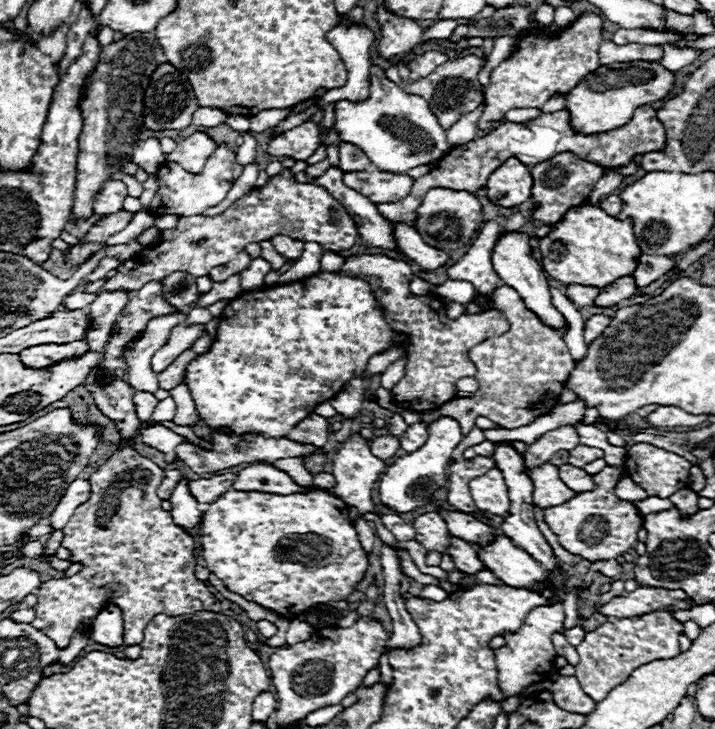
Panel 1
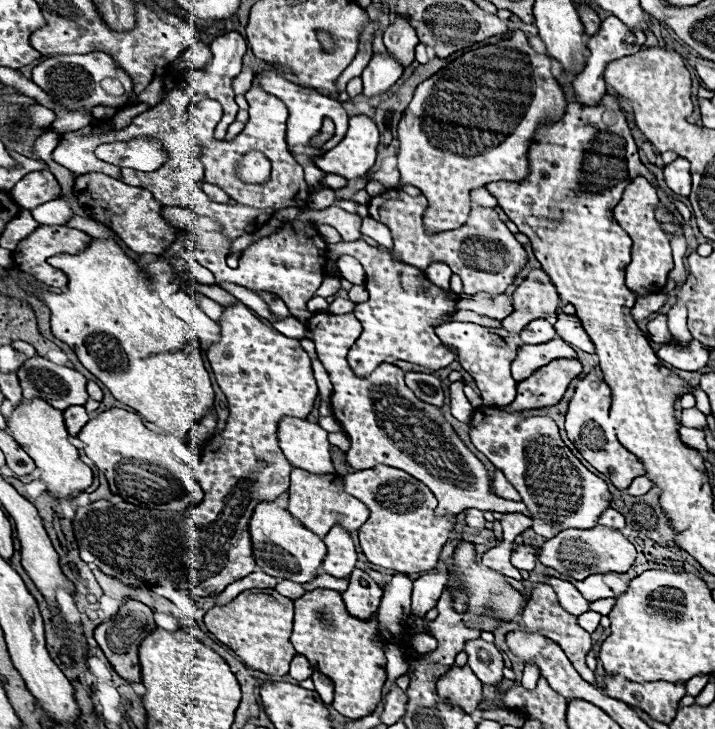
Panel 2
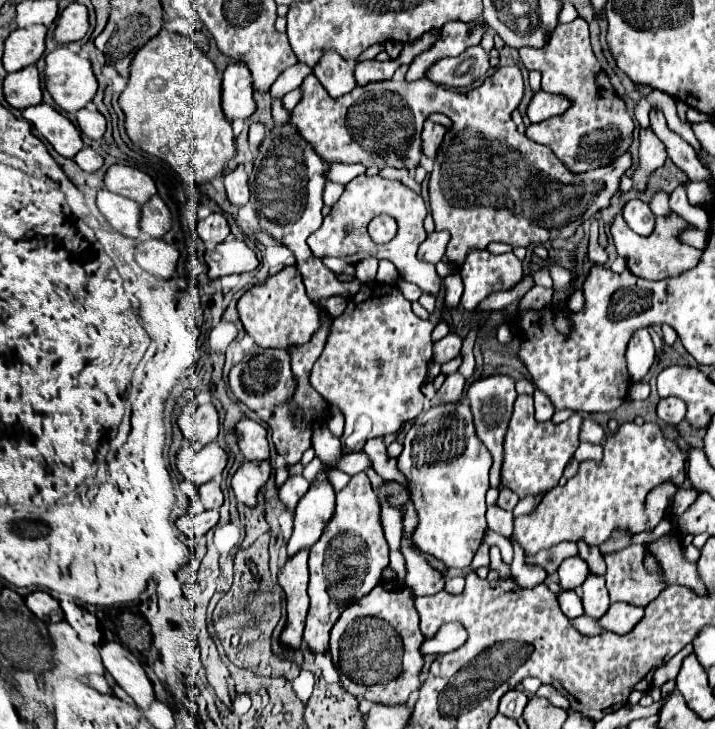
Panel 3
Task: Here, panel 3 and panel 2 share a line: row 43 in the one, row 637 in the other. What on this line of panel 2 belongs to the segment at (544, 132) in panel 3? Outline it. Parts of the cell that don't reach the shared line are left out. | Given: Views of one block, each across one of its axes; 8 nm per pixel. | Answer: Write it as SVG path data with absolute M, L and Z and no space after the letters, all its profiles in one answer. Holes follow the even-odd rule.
M534 583L527 598L528 608L524 610L522 628L524 628L526 632L540 632L542 636L546 636L546 638L554 640L556 644L560 644L562 650L566 652L566 656L570 658L572 666L580 672L580 676L584 676L584 680L605 694L604 689L597 686L595 675L592 674L592 672L588 670L588 666L586 666L586 656L588 656L588 652L592 650L592 642L590 642L590 634L588 634L586 630L582 630L582 628L576 624L576 616L572 616L572 614L568 614L568 612L562 612L562 608L560 608L560 604L558 604L558 600L556 600L554 590L546 583Z

